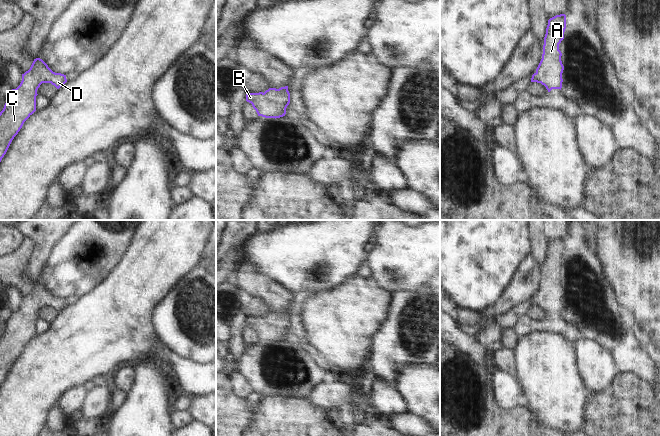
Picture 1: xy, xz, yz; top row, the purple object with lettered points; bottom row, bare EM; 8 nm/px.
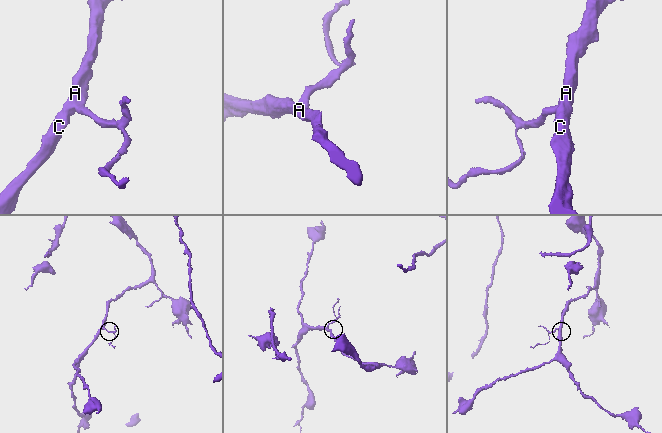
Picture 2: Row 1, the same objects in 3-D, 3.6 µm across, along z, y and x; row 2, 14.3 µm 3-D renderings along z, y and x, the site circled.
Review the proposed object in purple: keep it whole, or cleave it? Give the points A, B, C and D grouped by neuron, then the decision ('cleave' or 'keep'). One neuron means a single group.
A B C D; keep

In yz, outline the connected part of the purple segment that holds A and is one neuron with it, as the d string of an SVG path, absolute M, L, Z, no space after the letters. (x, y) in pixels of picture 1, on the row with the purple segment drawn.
M565 14L556 15L548 20L542 59L531 78L531 82L541 83L548 92L562 88L564 66L561 61L562 53L559 50L559 44L564 39L565 29Z

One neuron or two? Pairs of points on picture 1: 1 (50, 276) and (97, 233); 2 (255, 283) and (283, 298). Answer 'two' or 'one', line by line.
1: one
2: one

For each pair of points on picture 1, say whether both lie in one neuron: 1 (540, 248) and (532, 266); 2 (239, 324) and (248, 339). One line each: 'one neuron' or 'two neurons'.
1: two neurons
2: two neurons

